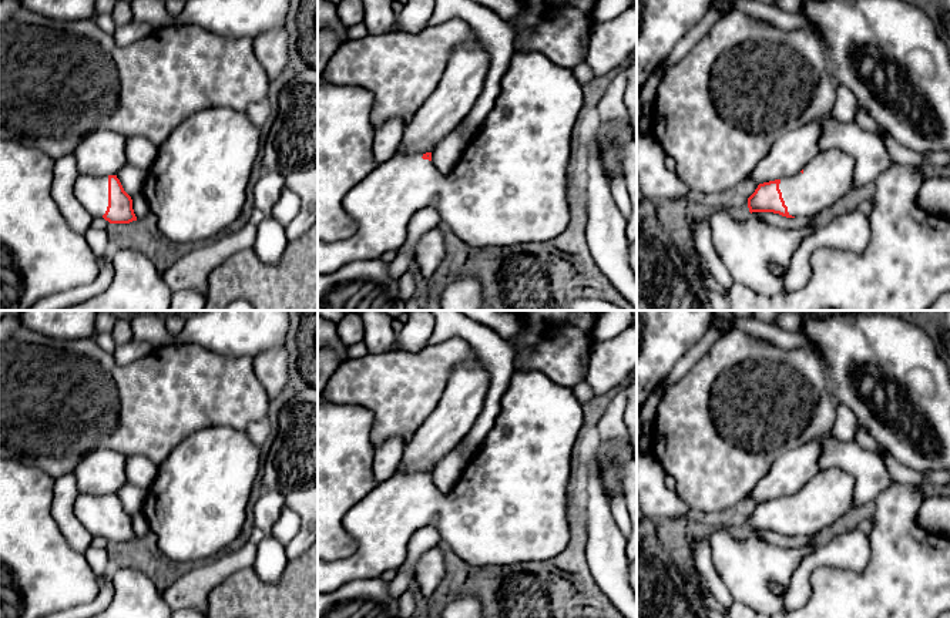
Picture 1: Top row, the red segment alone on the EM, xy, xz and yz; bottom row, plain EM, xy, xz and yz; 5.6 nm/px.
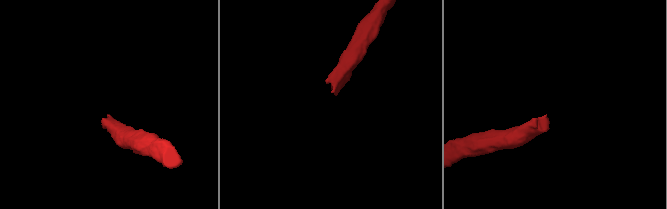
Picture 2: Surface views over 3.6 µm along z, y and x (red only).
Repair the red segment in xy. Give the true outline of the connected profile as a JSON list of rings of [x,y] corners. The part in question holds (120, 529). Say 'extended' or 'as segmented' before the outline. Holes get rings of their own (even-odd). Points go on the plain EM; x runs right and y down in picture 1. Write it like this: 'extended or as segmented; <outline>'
extended; [[[80,494],[74,504],[74,514],[93,537],[104,537],[110,543],[137,540],[132,518],[117,494]]]

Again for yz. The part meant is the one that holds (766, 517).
extended; [[[840,467],[819,471],[800,491],[759,503],[748,517],[749,531],[813,537],[853,508],[855,486]]]

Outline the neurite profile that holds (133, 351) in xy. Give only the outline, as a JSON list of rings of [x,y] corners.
[[[131,339],[128,343],[117,346],[114,357],[118,365],[125,366],[144,357],[151,349],[150,343]]]

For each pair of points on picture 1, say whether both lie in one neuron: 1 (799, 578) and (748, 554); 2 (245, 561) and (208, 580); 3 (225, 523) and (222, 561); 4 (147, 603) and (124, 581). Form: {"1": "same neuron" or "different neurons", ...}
{"1": "different neurons", "2": "same neuron", "3": "different neurons", "4": "same neuron"}

